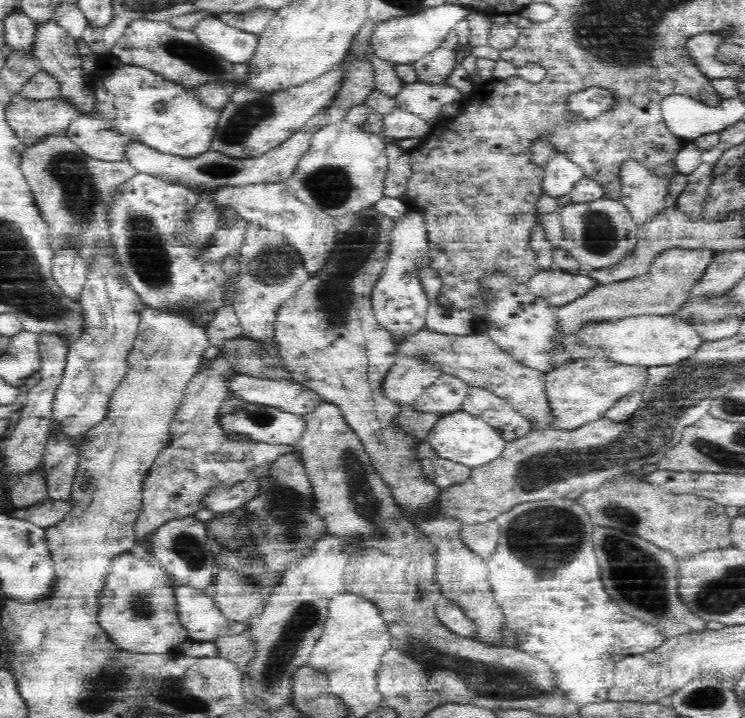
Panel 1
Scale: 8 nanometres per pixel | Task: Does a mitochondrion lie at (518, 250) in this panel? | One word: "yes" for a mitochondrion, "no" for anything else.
no

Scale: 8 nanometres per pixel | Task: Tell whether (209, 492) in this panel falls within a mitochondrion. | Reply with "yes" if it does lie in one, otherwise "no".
no

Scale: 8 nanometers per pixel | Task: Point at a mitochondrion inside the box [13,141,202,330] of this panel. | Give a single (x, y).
(148, 259)

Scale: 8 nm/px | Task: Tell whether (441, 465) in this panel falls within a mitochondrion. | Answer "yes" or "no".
no

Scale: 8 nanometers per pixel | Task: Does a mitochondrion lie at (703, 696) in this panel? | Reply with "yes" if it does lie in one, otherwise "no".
yes

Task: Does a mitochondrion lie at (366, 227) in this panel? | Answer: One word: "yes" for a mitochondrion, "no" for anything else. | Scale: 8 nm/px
yes

